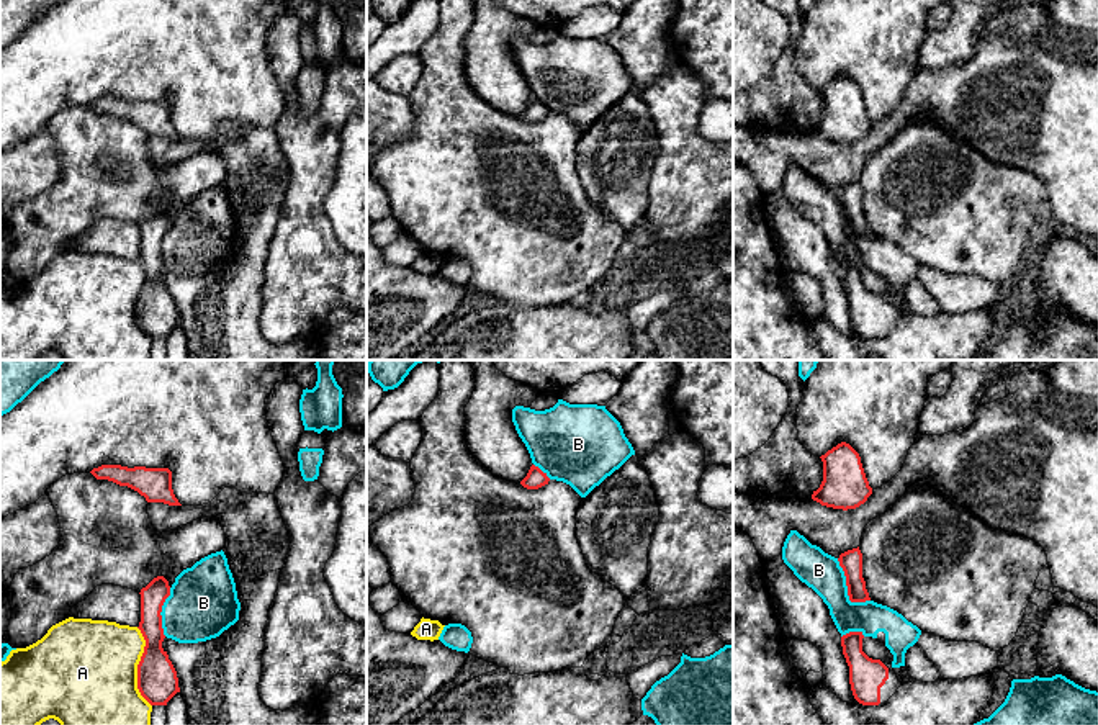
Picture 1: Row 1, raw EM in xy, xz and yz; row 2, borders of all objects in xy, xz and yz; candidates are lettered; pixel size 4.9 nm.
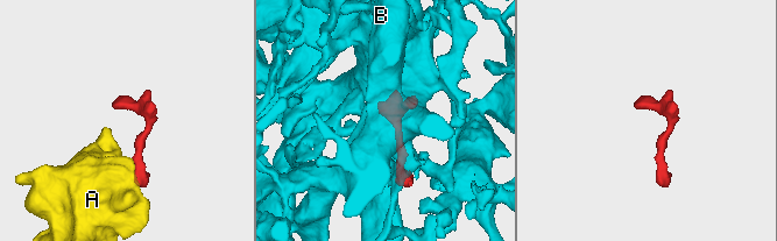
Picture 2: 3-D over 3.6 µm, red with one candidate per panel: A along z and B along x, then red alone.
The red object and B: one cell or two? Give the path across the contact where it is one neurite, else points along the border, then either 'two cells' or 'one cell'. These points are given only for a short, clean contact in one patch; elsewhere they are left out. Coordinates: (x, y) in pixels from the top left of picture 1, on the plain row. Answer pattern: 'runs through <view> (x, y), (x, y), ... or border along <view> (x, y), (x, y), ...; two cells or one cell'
one cell

